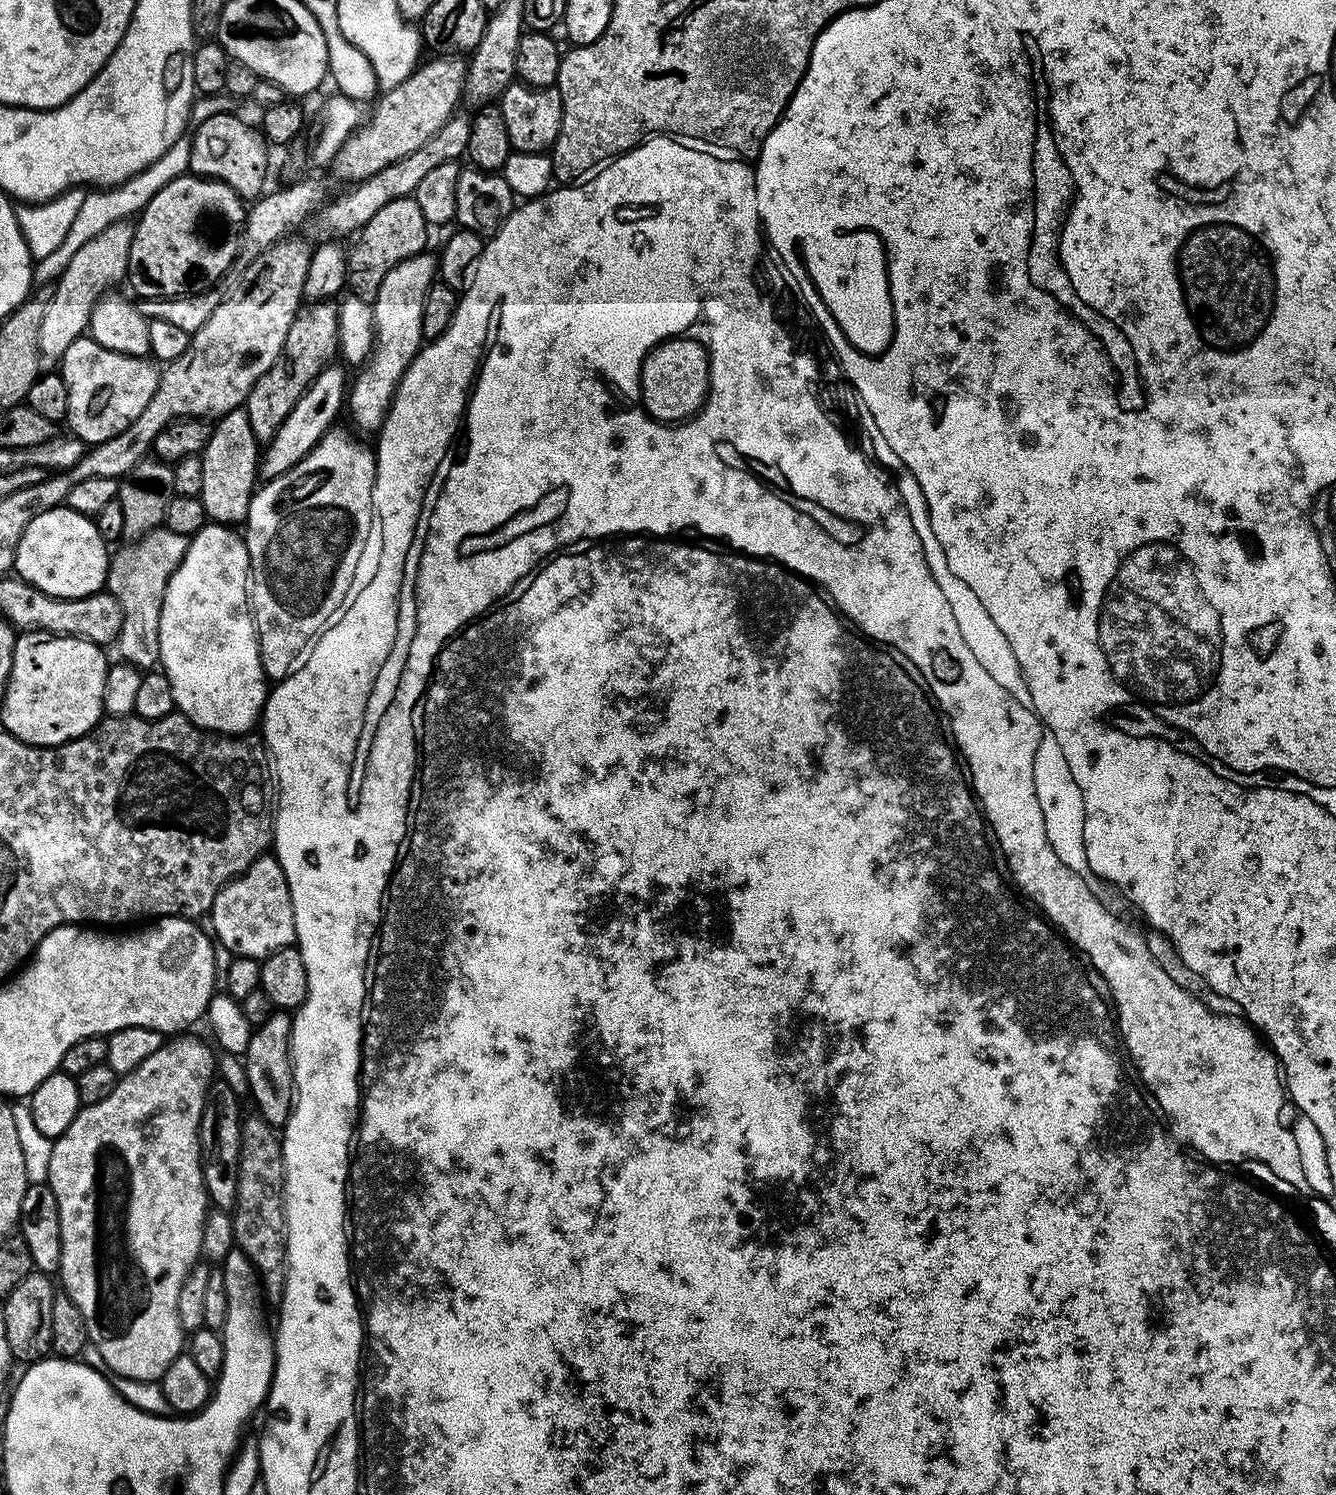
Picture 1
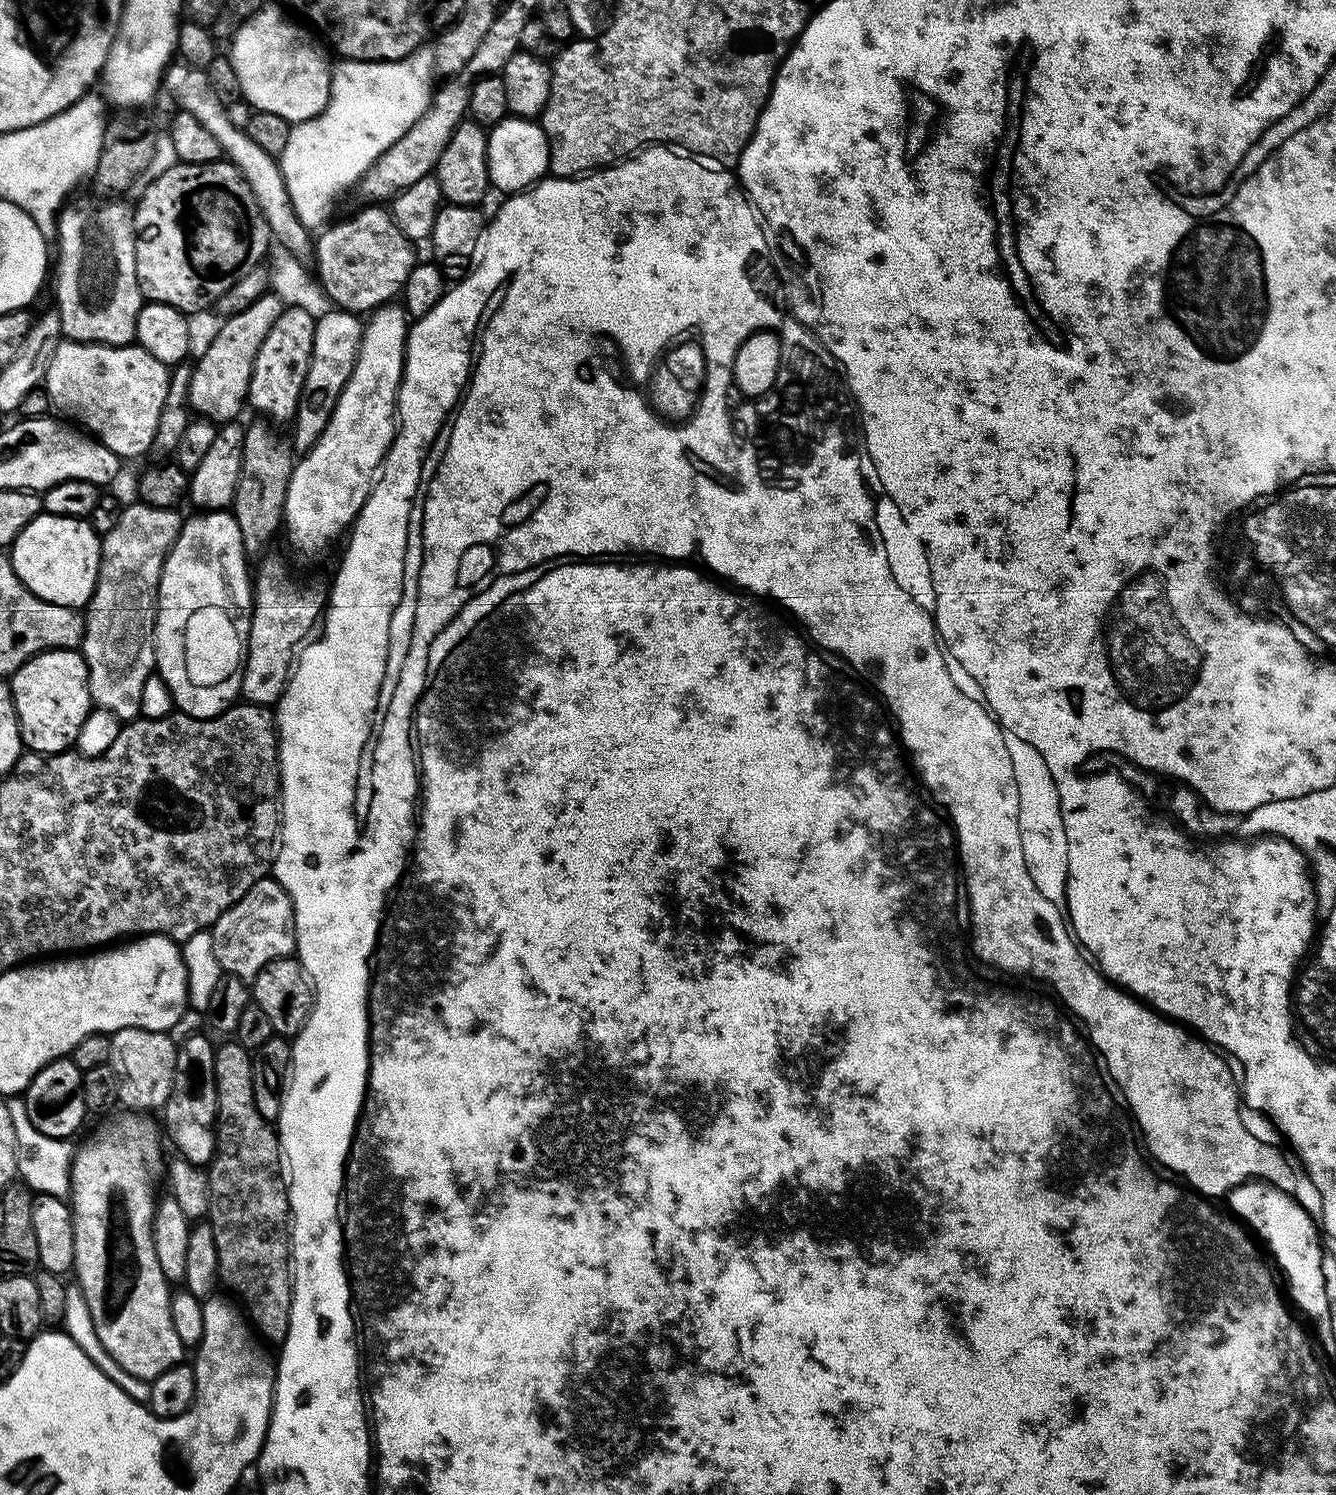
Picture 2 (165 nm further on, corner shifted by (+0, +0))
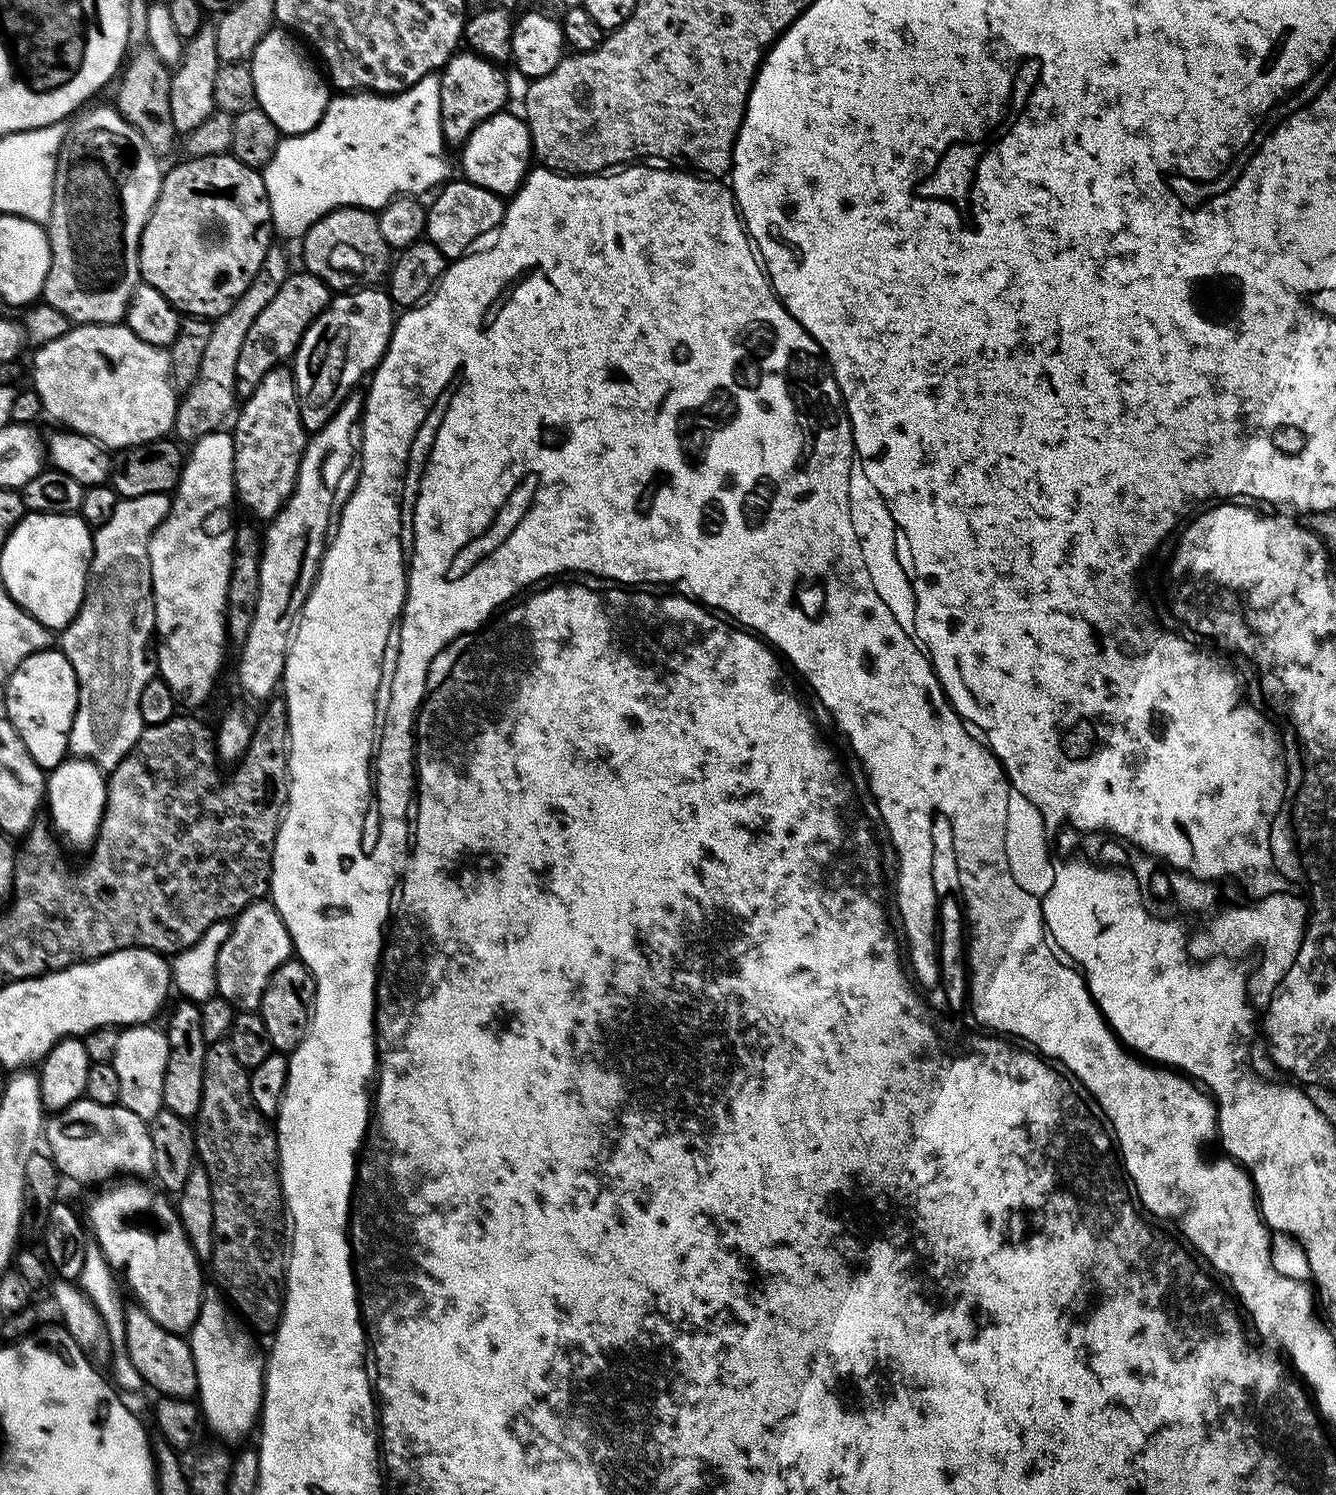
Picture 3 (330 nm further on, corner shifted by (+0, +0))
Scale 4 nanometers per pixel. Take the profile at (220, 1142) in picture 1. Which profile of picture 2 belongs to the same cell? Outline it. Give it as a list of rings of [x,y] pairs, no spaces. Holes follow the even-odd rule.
[[[188,1036],[179,1041],[176,1049],[176,1073],[170,1098],[162,1109],[162,1128],[177,1148],[179,1159],[207,1166],[216,1152],[216,1079],[214,1058],[217,1045],[204,1036]]]

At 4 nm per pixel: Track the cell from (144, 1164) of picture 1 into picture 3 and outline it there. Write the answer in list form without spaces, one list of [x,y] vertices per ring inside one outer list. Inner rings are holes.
[[[136,1306],[133,1309],[133,1312],[128,1312],[124,1316],[124,1344],[128,1347],[126,1355],[138,1370],[141,1381],[147,1387],[149,1384],[150,1387],[157,1388],[157,1393],[165,1396],[191,1397],[197,1391],[196,1360],[192,1356],[191,1343],[183,1335],[167,1332],[162,1326],[158,1326],[158,1322],[154,1322],[154,1318],[150,1318],[150,1314],[146,1314],[144,1308]]]

